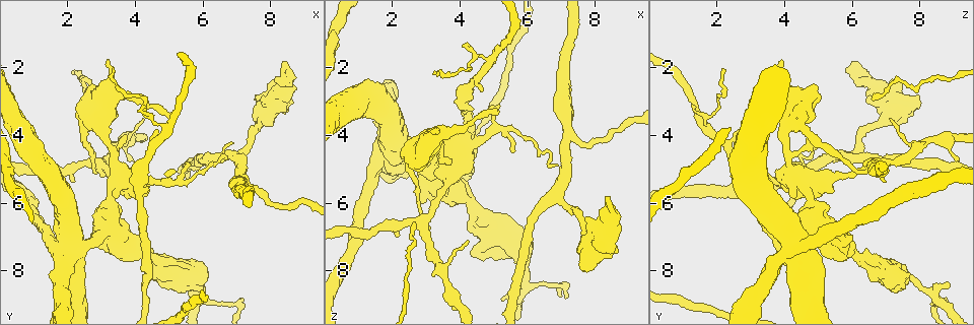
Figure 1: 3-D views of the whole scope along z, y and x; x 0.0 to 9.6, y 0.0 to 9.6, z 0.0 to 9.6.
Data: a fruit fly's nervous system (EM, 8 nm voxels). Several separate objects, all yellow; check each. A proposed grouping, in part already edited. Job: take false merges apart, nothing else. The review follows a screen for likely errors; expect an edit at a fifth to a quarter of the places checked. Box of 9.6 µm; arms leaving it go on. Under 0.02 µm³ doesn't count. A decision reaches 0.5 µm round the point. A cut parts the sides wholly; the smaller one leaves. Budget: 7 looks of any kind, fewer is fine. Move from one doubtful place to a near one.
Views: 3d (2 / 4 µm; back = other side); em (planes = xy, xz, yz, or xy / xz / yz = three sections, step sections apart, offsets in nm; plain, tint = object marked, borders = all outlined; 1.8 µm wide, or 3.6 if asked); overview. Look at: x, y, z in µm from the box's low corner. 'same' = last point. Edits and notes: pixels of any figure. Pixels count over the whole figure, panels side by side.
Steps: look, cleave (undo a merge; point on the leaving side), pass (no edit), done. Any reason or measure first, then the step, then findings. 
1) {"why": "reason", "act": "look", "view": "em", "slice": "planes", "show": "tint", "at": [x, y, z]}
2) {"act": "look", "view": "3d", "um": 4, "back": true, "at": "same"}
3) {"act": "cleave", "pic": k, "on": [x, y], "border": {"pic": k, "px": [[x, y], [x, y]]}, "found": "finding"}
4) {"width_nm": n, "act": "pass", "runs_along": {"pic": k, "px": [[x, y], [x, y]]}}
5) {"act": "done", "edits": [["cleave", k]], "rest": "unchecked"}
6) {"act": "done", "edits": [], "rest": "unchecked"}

{"why": "sharp bend", "act": "look", "view": "em", "um": 3.6, "slice": "xz", "step": 16, "show": "tint", "at": [3.60, 5.40, 4.60]}

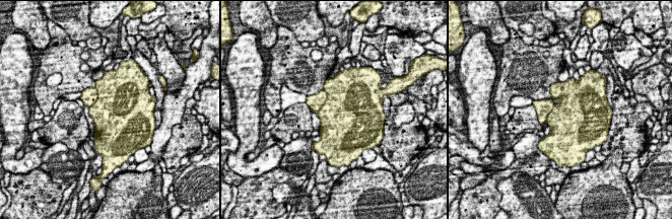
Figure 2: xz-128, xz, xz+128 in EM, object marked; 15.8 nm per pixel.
{"act": "look", "view": "em", "um": 3.6, "slice": "planes", "show": "borders", "at": "same"}

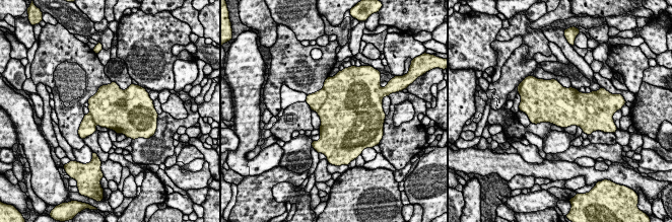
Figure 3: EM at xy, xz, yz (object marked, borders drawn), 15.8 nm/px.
{"act": "cleave", "pic": 3, "on": [337, 109], "border": {"pic": 3, "px": [[324, 88], [326, 99], [316, 112]]}, "found": "a second cell is stuck on"}

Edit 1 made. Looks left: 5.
{"why": "sharp bend", "act": "look", "view": "3d", "um": 4, "at": [7.00, 4.60, 5.95]}

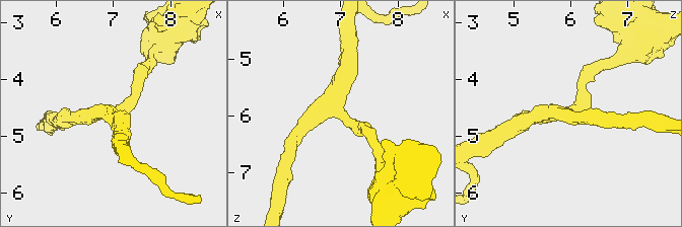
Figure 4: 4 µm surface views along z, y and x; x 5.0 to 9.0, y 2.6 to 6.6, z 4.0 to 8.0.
{"act": "look", "view": "em", "slice": "xy", "step": 16, "show": "tint", "at": [6.95, 4.60, 5.90]}

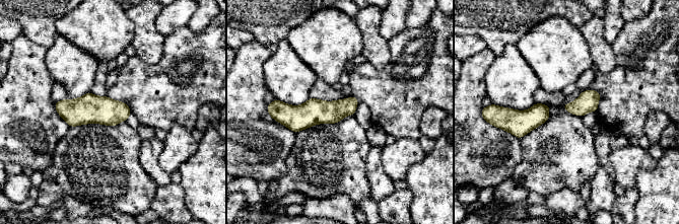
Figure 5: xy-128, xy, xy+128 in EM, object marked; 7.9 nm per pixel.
{"act": "pass", "runs_along": {"pic": 5, "px": [[355, 101], [334, 112], [279, 106]]}, "found": "all the same cell"}

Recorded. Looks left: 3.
{"act": "done", "edits": [["cleave", 3]], "rest": "unchecked"}

